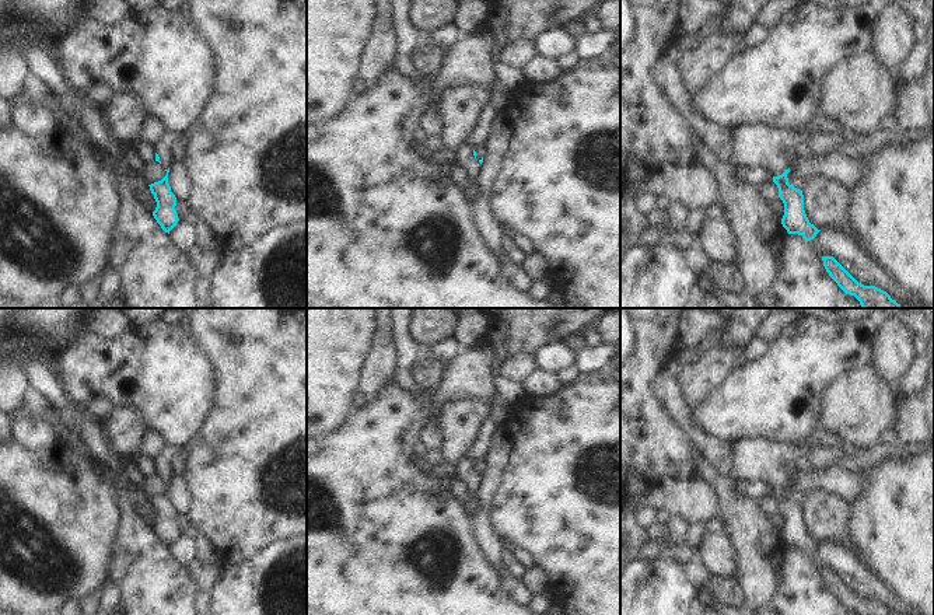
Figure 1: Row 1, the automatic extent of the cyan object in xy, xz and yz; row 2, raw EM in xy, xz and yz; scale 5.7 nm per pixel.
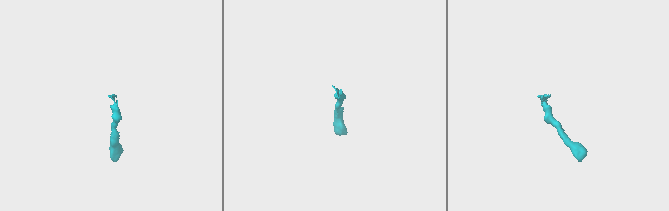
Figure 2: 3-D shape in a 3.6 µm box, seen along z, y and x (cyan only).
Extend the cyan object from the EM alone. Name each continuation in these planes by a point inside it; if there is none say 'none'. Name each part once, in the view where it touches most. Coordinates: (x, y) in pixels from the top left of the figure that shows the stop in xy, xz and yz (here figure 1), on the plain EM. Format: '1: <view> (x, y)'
1: yz (761, 460)

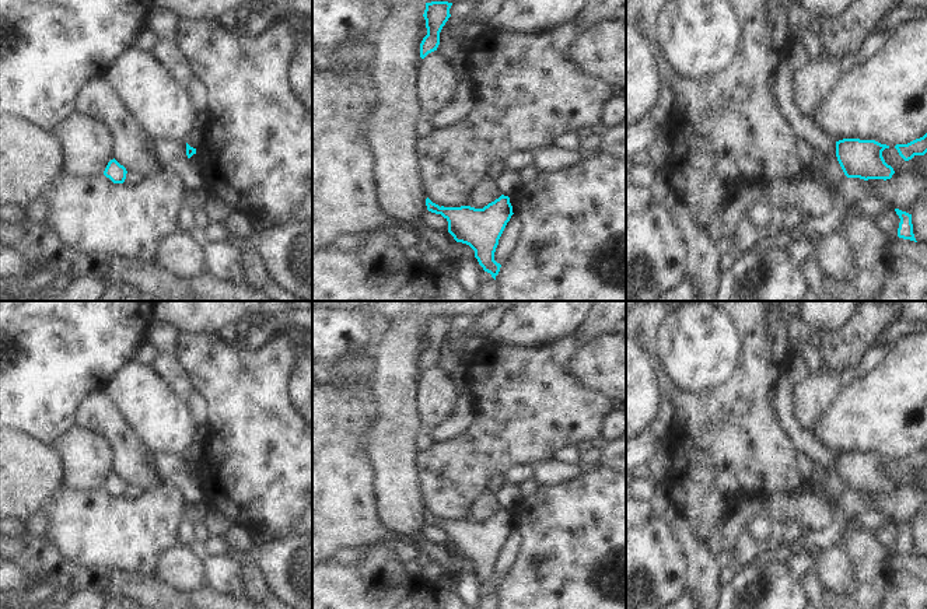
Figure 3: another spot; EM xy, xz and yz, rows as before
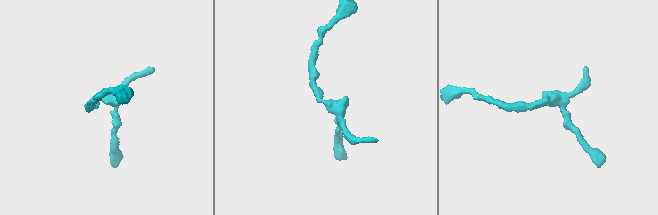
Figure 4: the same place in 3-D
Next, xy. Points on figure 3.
none

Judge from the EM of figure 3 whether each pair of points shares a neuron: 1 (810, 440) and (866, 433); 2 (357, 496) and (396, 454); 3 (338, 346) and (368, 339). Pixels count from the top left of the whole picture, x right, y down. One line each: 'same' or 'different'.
1: different
2: different
3: same

